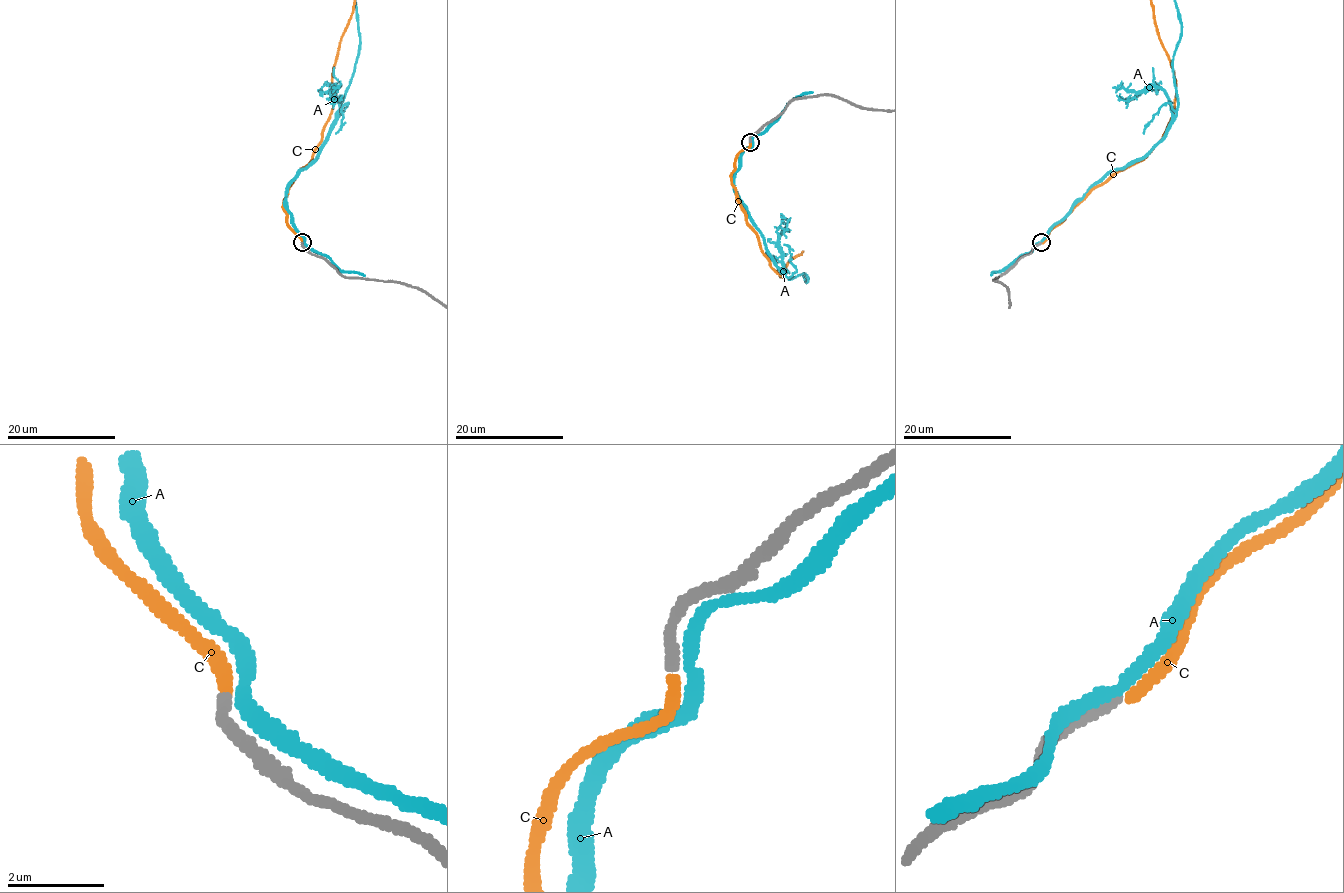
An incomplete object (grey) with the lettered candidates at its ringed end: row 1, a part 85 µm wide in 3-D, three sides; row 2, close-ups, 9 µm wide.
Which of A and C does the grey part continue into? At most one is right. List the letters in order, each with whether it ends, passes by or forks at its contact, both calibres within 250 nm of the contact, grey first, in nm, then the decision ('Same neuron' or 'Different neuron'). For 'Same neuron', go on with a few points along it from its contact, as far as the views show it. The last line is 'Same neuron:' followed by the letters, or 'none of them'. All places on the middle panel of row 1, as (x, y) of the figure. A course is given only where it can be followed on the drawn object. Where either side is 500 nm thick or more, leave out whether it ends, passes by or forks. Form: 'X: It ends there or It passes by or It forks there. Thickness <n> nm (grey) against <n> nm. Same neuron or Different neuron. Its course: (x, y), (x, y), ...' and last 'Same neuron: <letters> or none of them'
A: It passes by. Thickness 240 nm (grey) against 240 nm. Different neuron
C: It ends there. Thickness 220 nm (grey) against 240 nm. Different neuron
Same neuron: none of them

